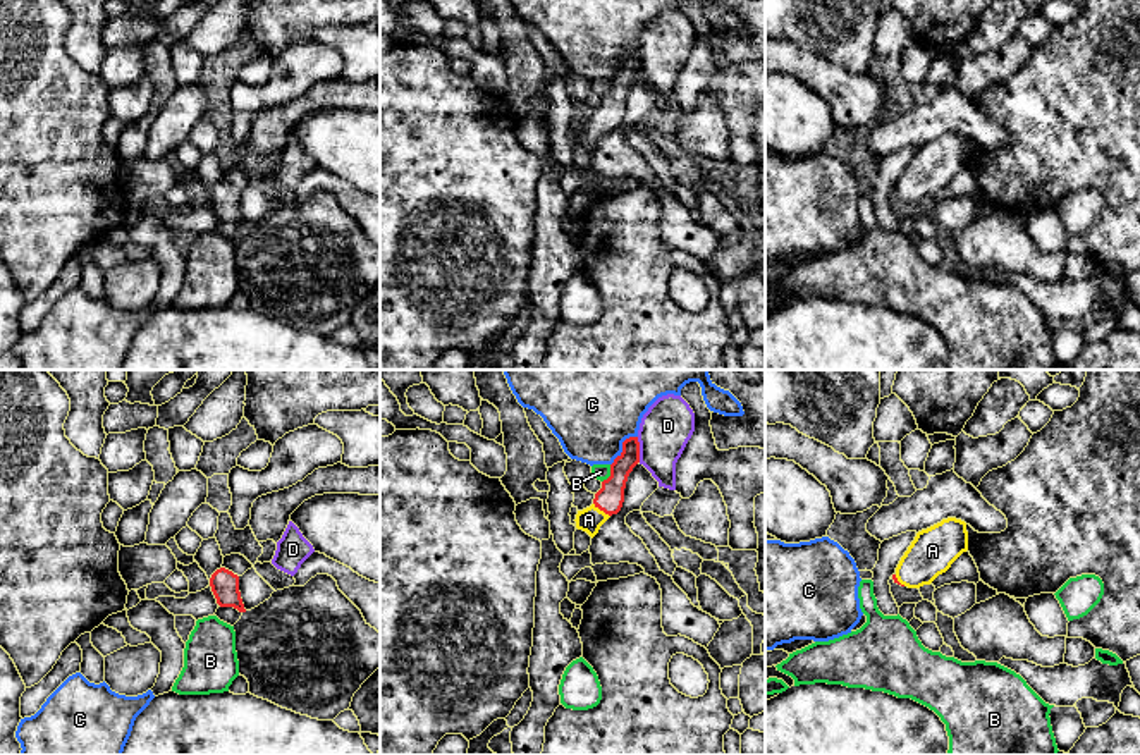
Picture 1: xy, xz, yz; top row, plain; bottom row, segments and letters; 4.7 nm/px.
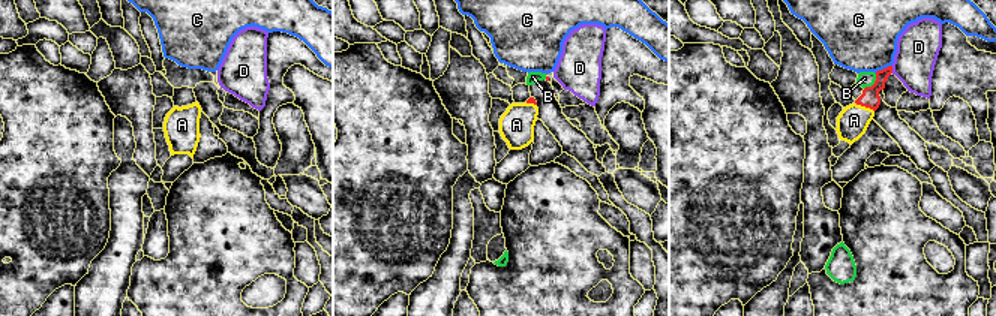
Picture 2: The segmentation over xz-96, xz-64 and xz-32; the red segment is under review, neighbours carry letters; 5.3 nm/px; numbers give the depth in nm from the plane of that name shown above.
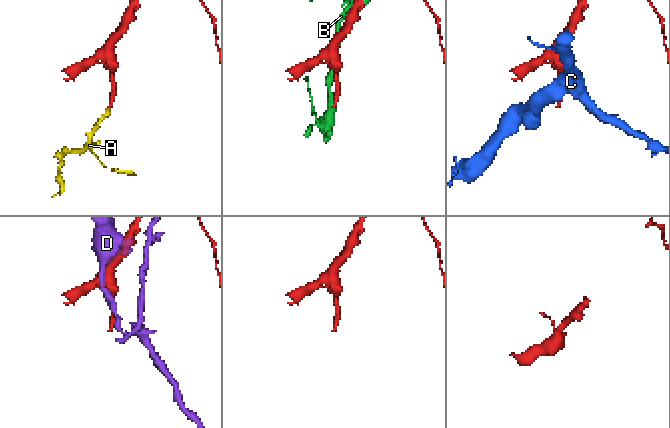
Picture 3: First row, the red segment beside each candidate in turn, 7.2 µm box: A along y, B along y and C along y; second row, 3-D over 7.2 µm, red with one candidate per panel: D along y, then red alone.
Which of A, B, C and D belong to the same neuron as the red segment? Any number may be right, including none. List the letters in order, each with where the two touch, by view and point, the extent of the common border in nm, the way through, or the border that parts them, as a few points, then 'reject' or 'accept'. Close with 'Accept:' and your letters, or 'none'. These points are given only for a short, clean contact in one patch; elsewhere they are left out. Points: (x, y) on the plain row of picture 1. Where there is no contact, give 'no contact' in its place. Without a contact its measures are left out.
A: xz (602, 124) | 100 nm | across xz (609, 114), (602, 124), (588, 135) | accept
B: xz (611, 88) | 100 nm | reject
C: xz (623, 62) | 190 nm | reject
D: xz (638, 64) | 120 nm | reject
Accept: A

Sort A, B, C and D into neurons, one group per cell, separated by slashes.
A / B / C / D

